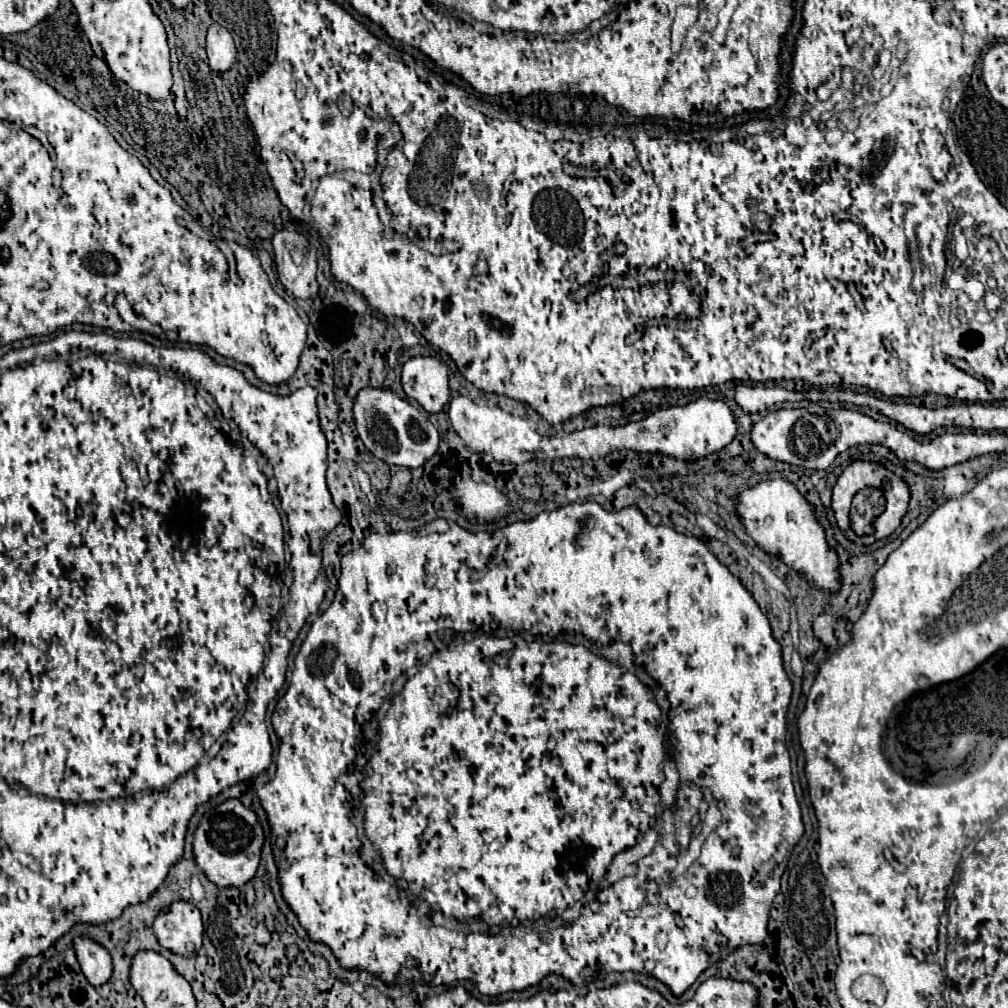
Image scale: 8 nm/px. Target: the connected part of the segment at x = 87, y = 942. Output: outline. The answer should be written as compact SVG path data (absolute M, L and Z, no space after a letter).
M80 934L74 938L74 950L82 966L82 972L92 986L108 982L108 978L112 976L112 962L108 950L102 944L92 940L90 936Z

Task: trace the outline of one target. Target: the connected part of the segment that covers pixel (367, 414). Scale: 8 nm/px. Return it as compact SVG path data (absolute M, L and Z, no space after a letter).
M364 386L354 398L354 422L364 446L380 460L406 468L418 468L438 450L440 434L422 410L400 398L396 392L376 386Z

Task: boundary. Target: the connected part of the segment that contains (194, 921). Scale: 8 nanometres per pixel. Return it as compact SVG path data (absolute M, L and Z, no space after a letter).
M176 900L160 910L152 930L160 946L182 956L194 956L202 944L202 916L200 910L186 902Z

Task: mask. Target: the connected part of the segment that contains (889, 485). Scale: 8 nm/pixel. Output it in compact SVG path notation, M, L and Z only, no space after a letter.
M864 460L852 462L852 464L840 474L840 478L838 478L838 482L836 482L834 490L832 490L832 510L834 510L834 516L836 516L838 526L842 528L842 532L844 532L848 538L854 536L854 532L852 532L852 528L850 528L850 500L852 500L854 494L856 494L858 490L862 490L864 486L874 486L874 488L878 488L878 490L884 492L886 510L884 510L884 512L880 514L880 518L876 518L876 522L874 522L874 528L876 528L874 536L876 536L876 540L886 538L886 536L890 536L890 534L900 526L900 522L902 522L902 518L904 518L904 514L906 514L906 510L908 510L910 488L908 488L908 484L906 484L900 476L896 476L894 472L890 472L890 470L884 468L882 464L864 462Z

